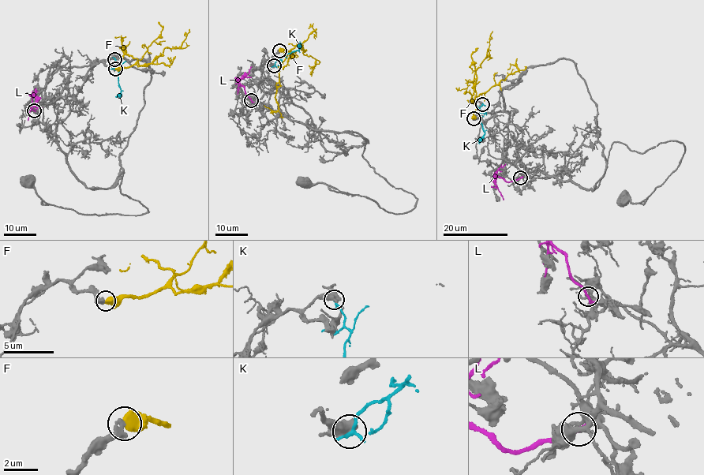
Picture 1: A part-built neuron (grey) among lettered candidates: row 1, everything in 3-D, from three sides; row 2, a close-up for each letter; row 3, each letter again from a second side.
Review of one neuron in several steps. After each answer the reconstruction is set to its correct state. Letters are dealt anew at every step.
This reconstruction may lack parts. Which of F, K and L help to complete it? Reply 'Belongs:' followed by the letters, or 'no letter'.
Belongs: no letter

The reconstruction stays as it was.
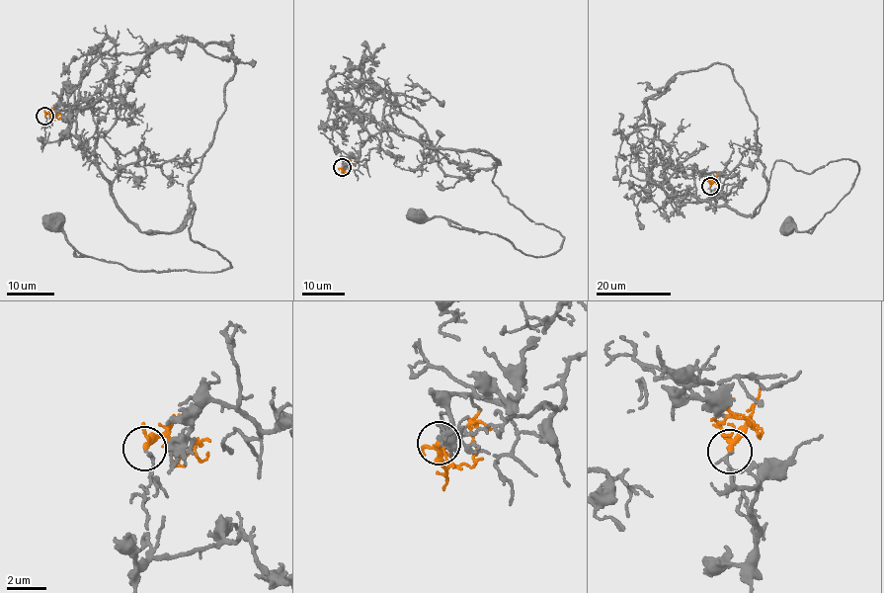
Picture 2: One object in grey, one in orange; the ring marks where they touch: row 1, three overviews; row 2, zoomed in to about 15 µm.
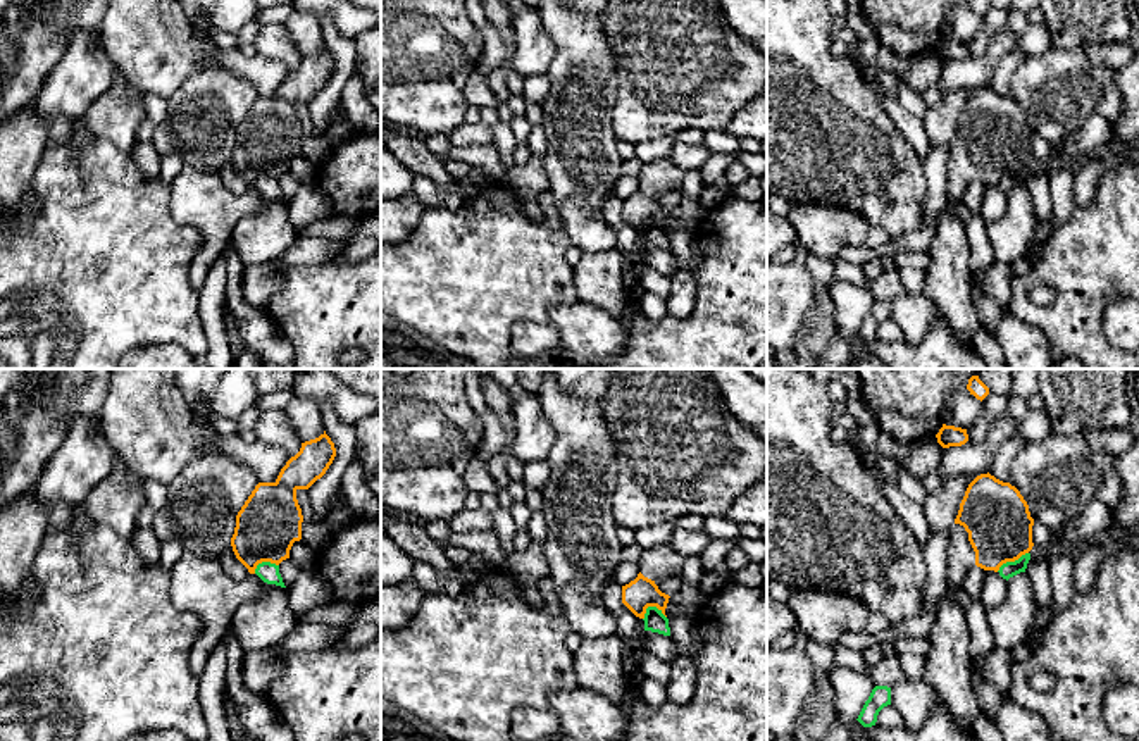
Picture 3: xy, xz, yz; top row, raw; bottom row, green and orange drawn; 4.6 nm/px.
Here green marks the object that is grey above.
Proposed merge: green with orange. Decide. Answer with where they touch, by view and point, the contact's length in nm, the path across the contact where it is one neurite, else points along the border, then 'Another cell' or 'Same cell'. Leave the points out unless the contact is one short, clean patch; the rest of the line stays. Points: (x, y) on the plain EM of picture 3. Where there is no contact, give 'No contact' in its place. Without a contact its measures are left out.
Touches green at yz (1012, 176). Shared border 180 nm. Boundary: yz (1027, 166), (1014, 174), (1007, 174), (996, 185). Another cell

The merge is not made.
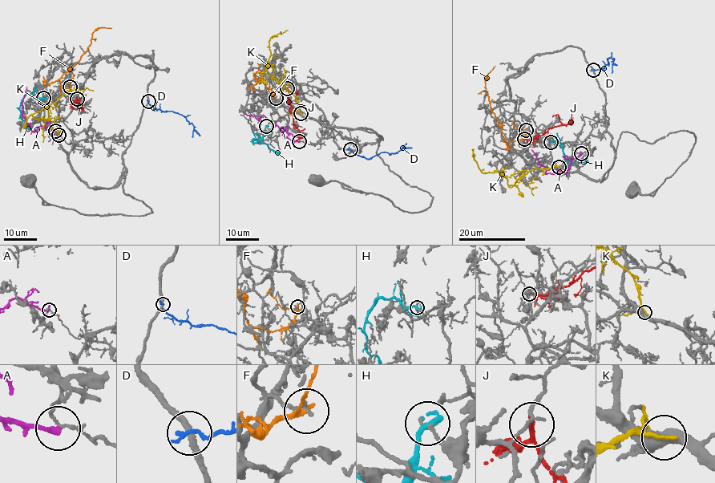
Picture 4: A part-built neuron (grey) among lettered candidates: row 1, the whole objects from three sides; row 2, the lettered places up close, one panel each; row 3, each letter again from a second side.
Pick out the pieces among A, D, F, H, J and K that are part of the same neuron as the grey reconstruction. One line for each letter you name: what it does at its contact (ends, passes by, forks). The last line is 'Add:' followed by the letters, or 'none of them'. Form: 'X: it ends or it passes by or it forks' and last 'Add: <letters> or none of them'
Add: none of them

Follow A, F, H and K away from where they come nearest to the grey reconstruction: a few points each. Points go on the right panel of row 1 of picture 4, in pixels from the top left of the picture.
A: (581, 152), (571, 160), (565, 173), (552, 174), (546, 173), (546, 167), (539, 164), (531, 149)
F: (526, 129), (520, 140), (513, 141), (502, 137), (501, 127), (490, 109), (486, 91), (487, 75), (495, 66)
H: (551, 142), (559, 139), (557, 143), (564, 159), (571, 164), (579, 159), (587, 160)
K: (558, 167), (535, 168), (511, 187), (498, 172), (481, 172), (474, 160), (473, 149)

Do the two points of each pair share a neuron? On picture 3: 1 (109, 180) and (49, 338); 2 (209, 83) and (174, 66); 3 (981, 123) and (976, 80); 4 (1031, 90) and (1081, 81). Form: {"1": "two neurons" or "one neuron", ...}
{"1": "one neuron", "2": "two neurons", "3": "two neurons", "4": "one neuron"}

